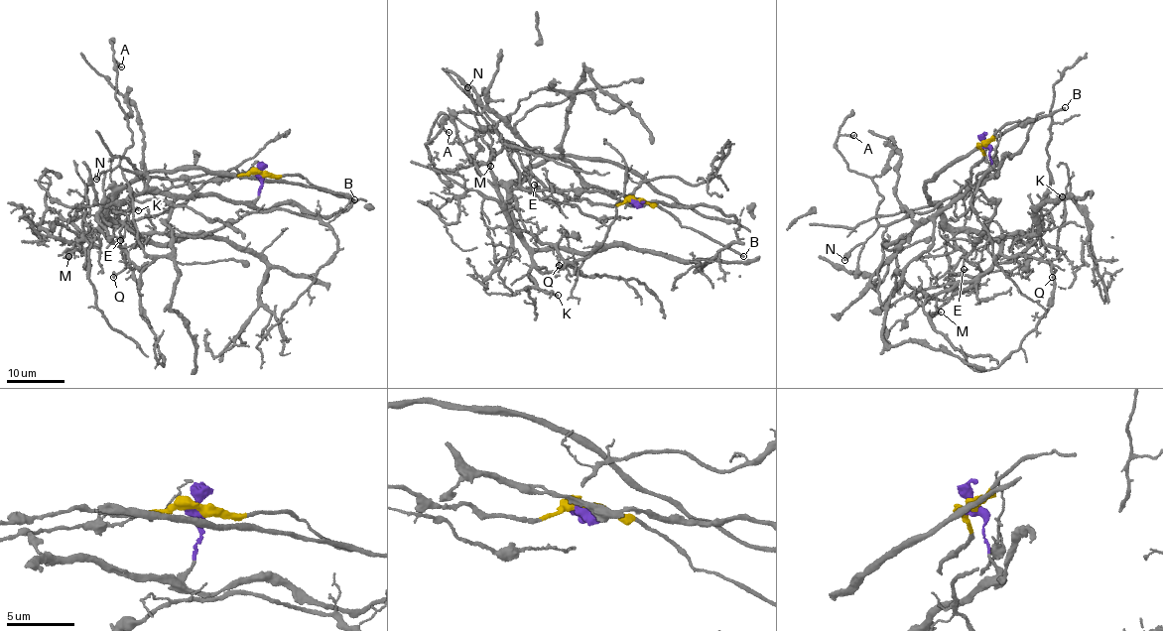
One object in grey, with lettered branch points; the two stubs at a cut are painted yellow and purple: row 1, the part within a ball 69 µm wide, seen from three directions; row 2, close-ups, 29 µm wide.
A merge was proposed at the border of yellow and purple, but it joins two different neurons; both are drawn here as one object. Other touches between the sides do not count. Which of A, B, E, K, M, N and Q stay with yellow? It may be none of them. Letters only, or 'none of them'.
A, B, N

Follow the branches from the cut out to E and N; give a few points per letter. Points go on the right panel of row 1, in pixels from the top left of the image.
E: (983, 146), (997, 175), (1002, 160), (1027, 138), (1030, 121), (943, 168), (922, 189), (965, 254), (964, 270)
N: (983, 144), (980, 148), (983, 157), (955, 194), (931, 210), (911, 213), (880, 226), (844, 259)

